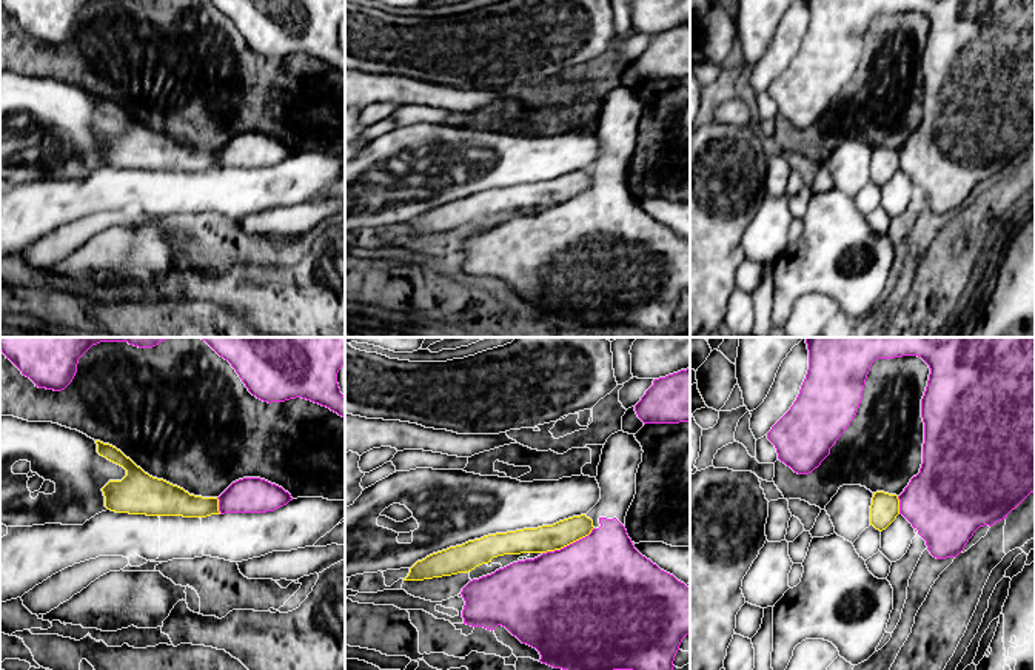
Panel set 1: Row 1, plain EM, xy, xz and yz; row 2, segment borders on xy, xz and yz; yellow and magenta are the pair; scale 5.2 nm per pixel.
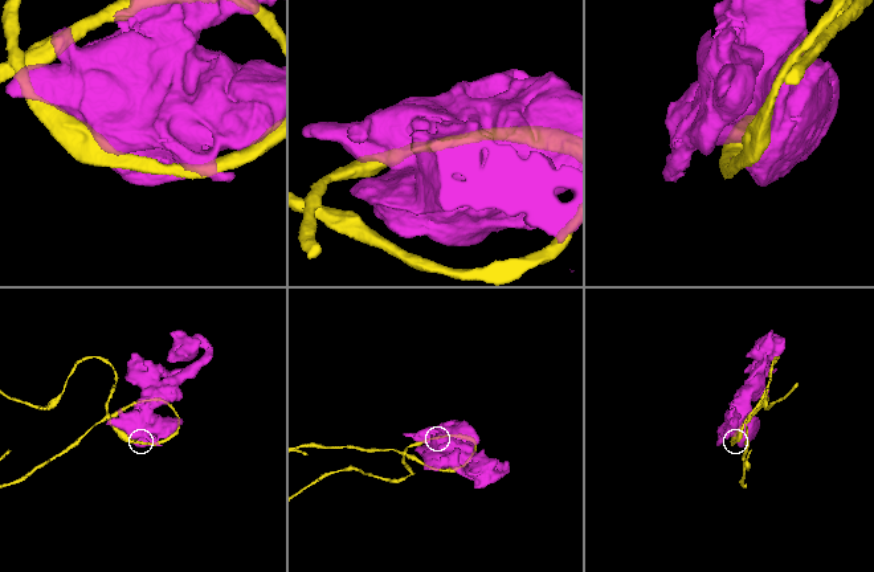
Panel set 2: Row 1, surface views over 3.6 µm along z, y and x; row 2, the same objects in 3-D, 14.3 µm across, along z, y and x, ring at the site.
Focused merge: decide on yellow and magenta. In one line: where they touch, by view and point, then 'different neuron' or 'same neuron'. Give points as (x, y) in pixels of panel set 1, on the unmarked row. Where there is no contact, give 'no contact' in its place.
xz (569, 199) | same neuron

